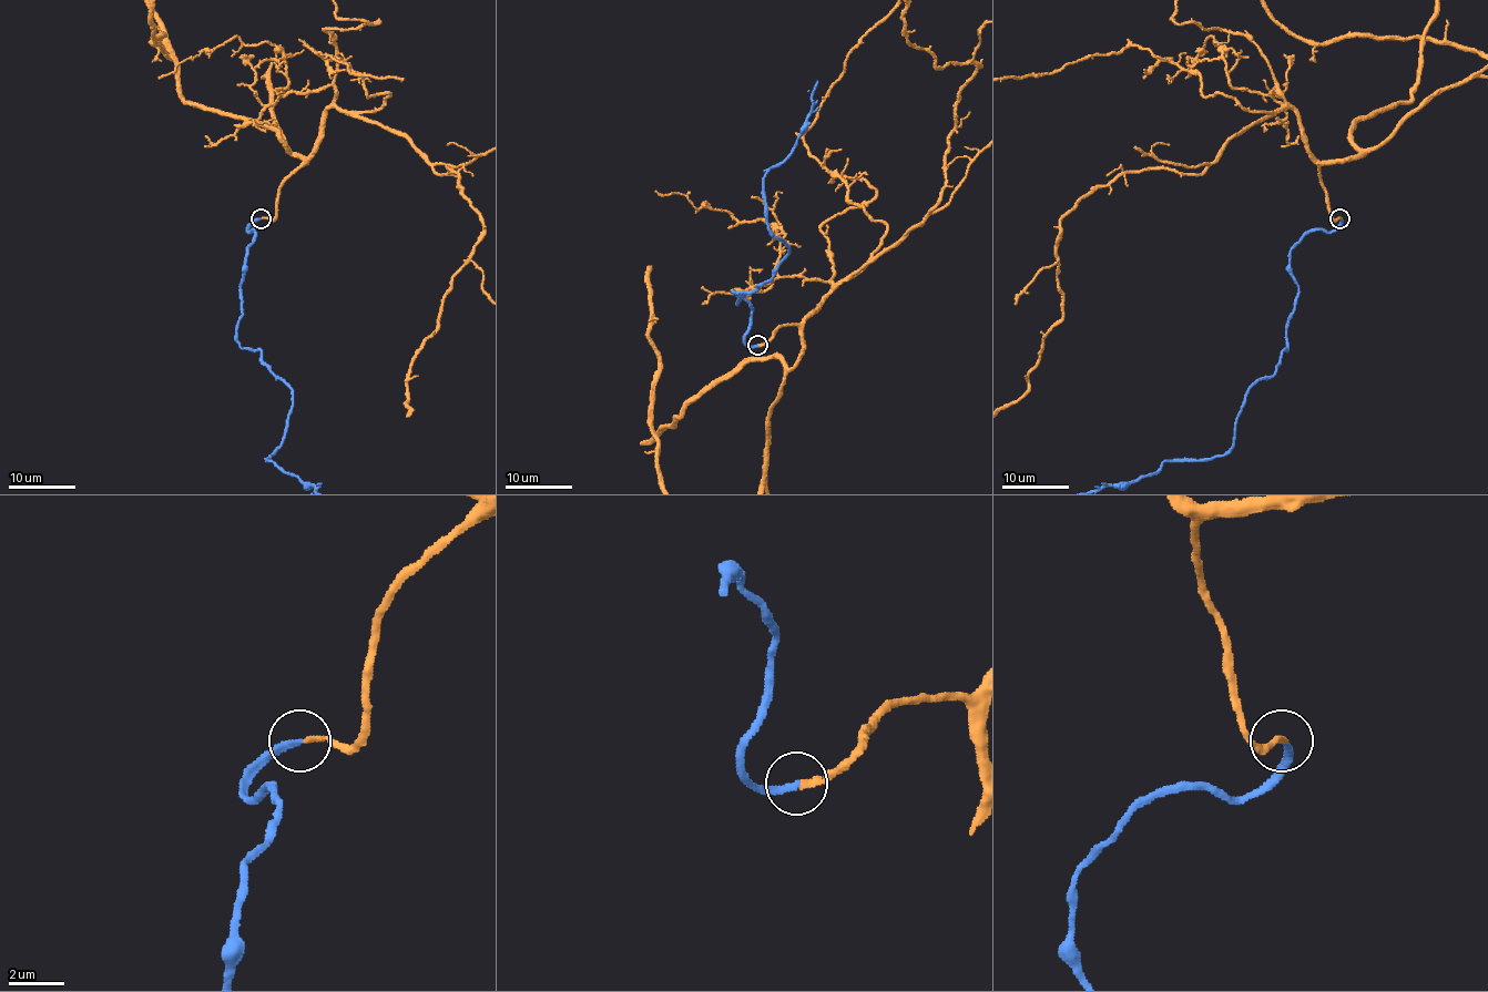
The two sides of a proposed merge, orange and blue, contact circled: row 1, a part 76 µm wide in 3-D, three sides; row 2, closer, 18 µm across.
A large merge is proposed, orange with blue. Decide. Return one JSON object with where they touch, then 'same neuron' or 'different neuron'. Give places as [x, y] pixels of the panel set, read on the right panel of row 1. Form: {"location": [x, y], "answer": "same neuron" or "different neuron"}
{"location": [1339, 218], "answer": "same neuron"}

